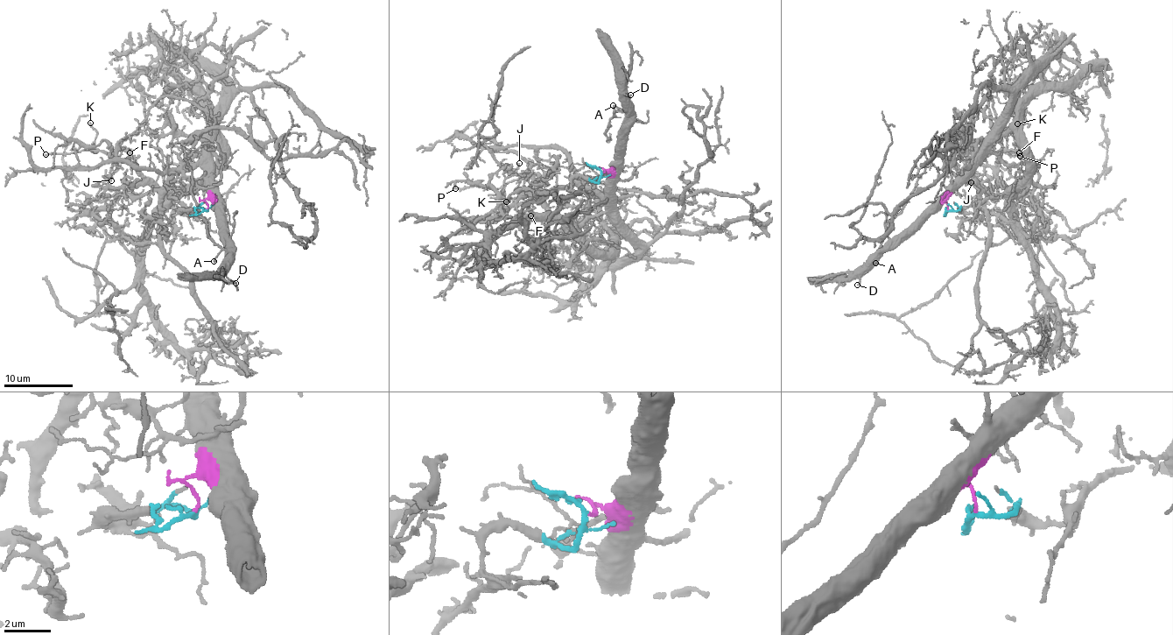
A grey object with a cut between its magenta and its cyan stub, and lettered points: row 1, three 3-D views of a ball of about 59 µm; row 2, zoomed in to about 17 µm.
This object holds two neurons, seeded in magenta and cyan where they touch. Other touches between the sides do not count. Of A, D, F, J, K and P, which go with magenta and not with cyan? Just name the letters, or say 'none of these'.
A, D

